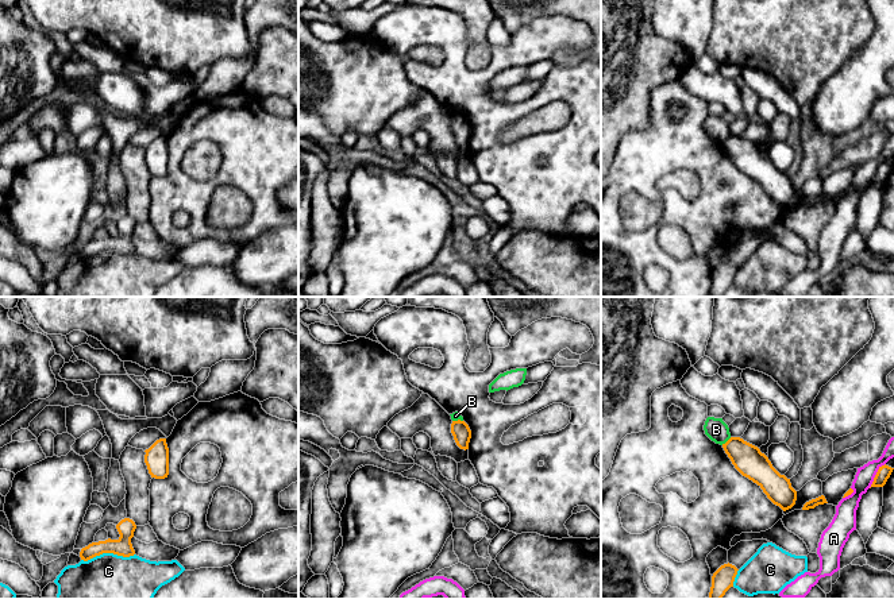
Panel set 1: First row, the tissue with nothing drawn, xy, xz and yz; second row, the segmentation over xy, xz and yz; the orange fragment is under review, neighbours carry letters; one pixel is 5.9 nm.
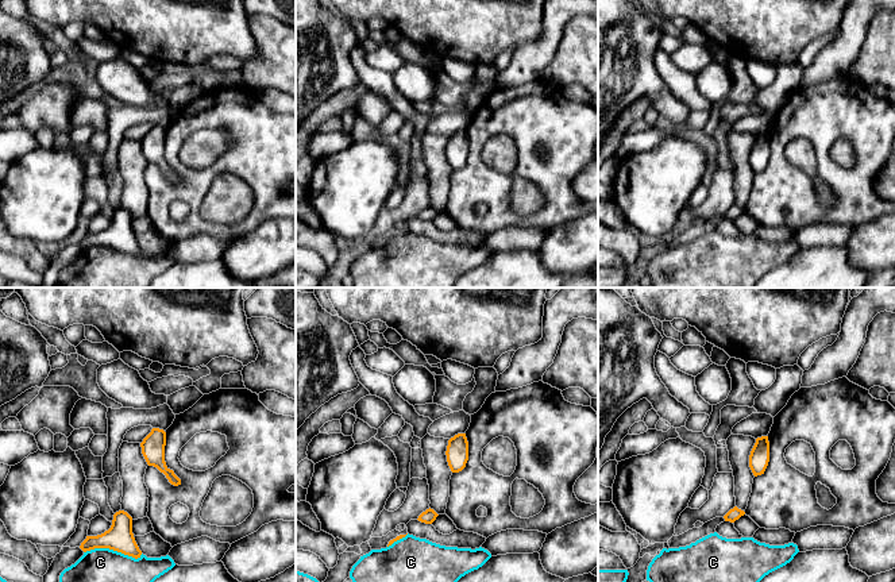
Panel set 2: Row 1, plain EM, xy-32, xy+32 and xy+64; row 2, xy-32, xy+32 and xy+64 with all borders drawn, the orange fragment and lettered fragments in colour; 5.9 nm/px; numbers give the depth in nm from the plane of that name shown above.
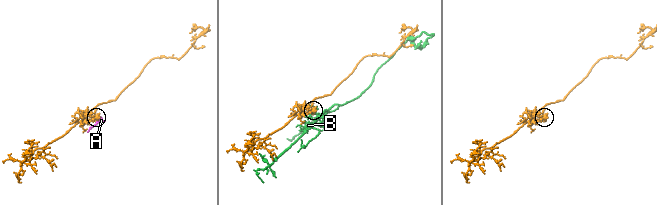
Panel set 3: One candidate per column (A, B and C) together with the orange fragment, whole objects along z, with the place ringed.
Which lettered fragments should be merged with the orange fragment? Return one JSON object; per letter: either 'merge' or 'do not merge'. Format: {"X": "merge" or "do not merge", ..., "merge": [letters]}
{"A": "do not merge", "B": "do not merge", "C": "do not merge", "merge": []}

